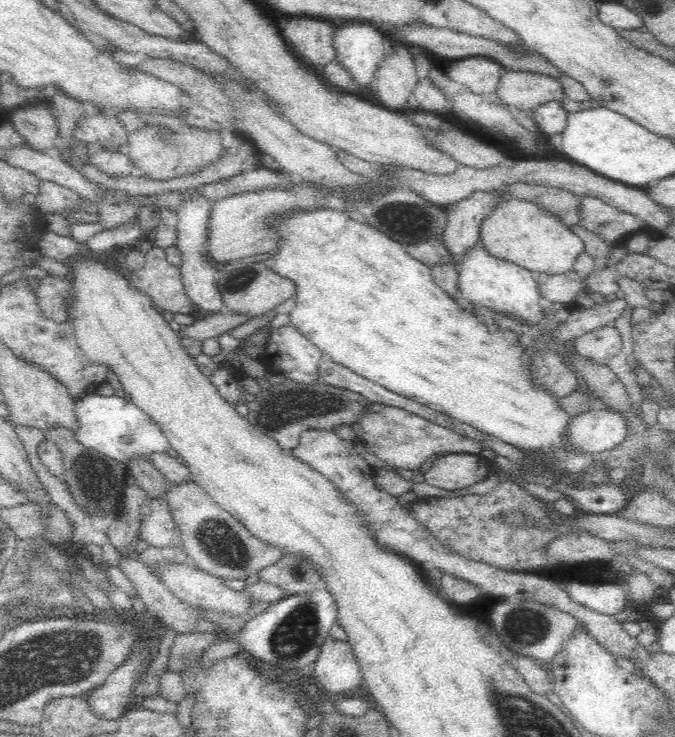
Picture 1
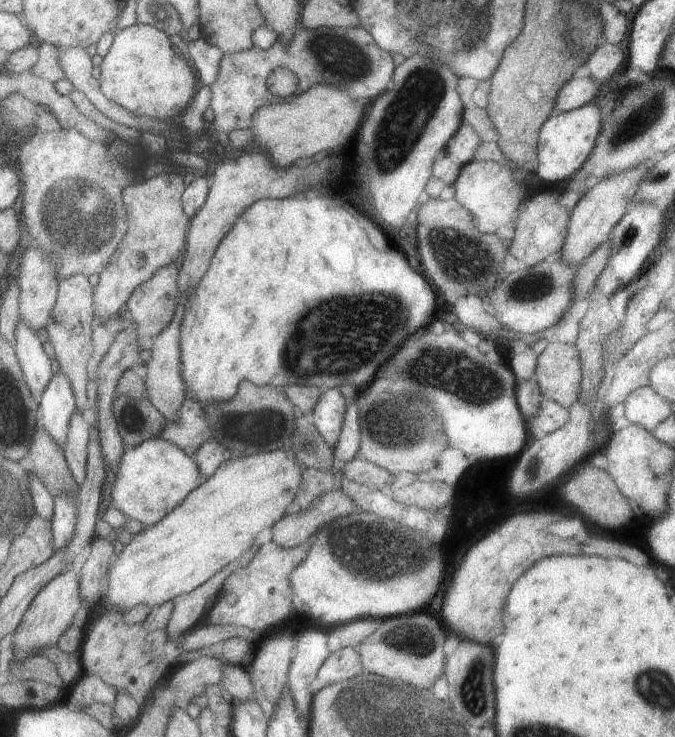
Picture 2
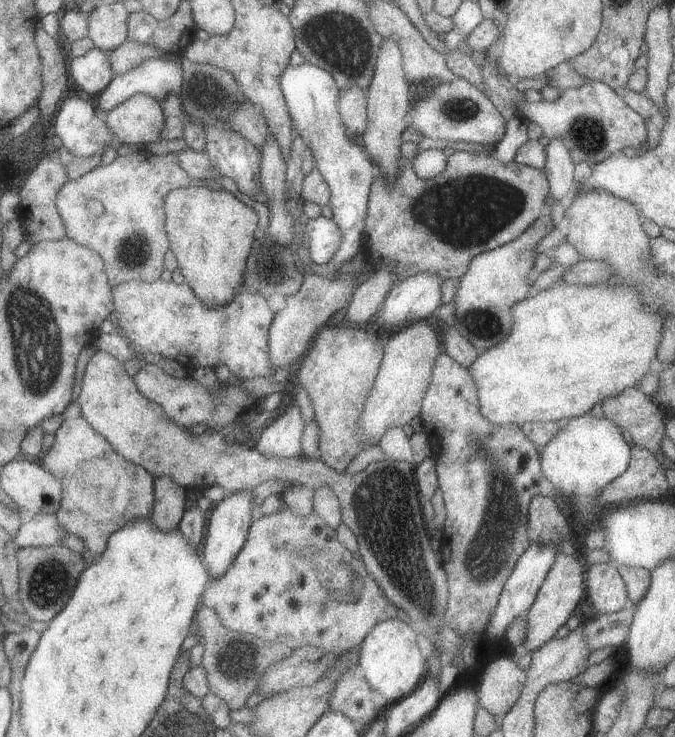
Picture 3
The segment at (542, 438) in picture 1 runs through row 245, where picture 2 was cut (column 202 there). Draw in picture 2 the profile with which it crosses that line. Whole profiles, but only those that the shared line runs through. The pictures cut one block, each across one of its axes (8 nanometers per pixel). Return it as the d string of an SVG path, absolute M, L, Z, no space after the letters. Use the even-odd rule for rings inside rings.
M295 194L283 200L257 200L237 218L233 228L219 242L207 272L195 290L195 298L189 306L189 312L181 322L181 378L185 380L185 388L195 392L195 398L201 404L231 400L237 394L239 384L243 380L251 380L257 386L273 386L273 388L287 386L339 388L341 384L351 384L357 390L367 390L367 386L375 378L375 370L379 368L379 364L385 362L395 352L395 348L409 332L415 332L417 328L429 324L433 312L435 312L433 288L427 282L427 278L419 272L419 268L413 264L413 260L403 258L393 248L391 254L373 248L363 228L359 228L357 224L355 212L349 210L345 204L337 202L335 196L325 198L317 194L317 198L305 198L305 194Z

